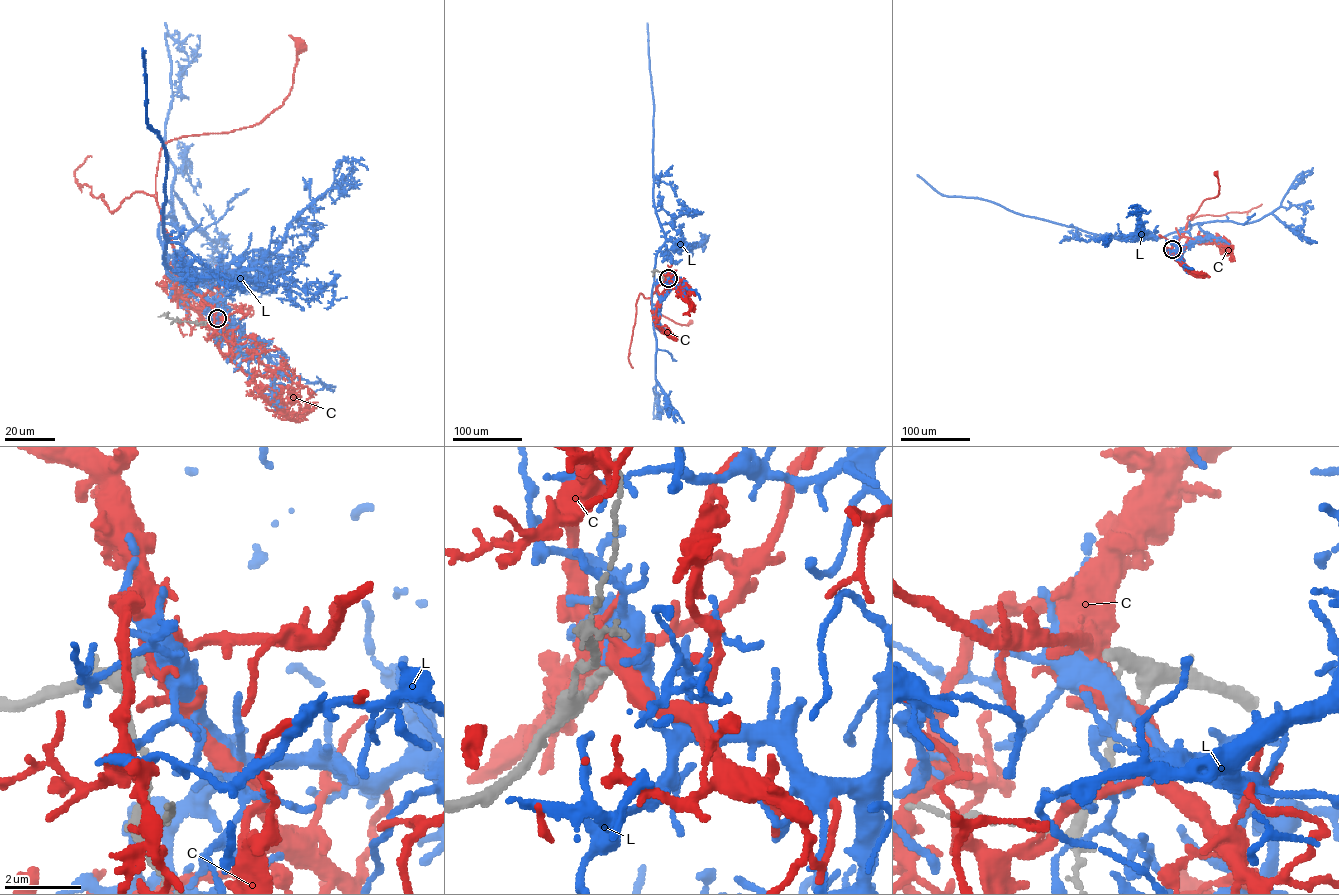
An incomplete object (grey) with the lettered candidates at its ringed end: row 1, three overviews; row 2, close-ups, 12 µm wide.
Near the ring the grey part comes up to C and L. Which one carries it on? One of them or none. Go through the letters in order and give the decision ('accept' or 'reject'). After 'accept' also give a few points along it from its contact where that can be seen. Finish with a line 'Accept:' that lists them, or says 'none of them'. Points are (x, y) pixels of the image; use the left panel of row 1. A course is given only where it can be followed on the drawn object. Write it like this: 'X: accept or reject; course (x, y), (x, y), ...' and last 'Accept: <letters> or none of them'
C: reject
L: reject
Accept: none of them

